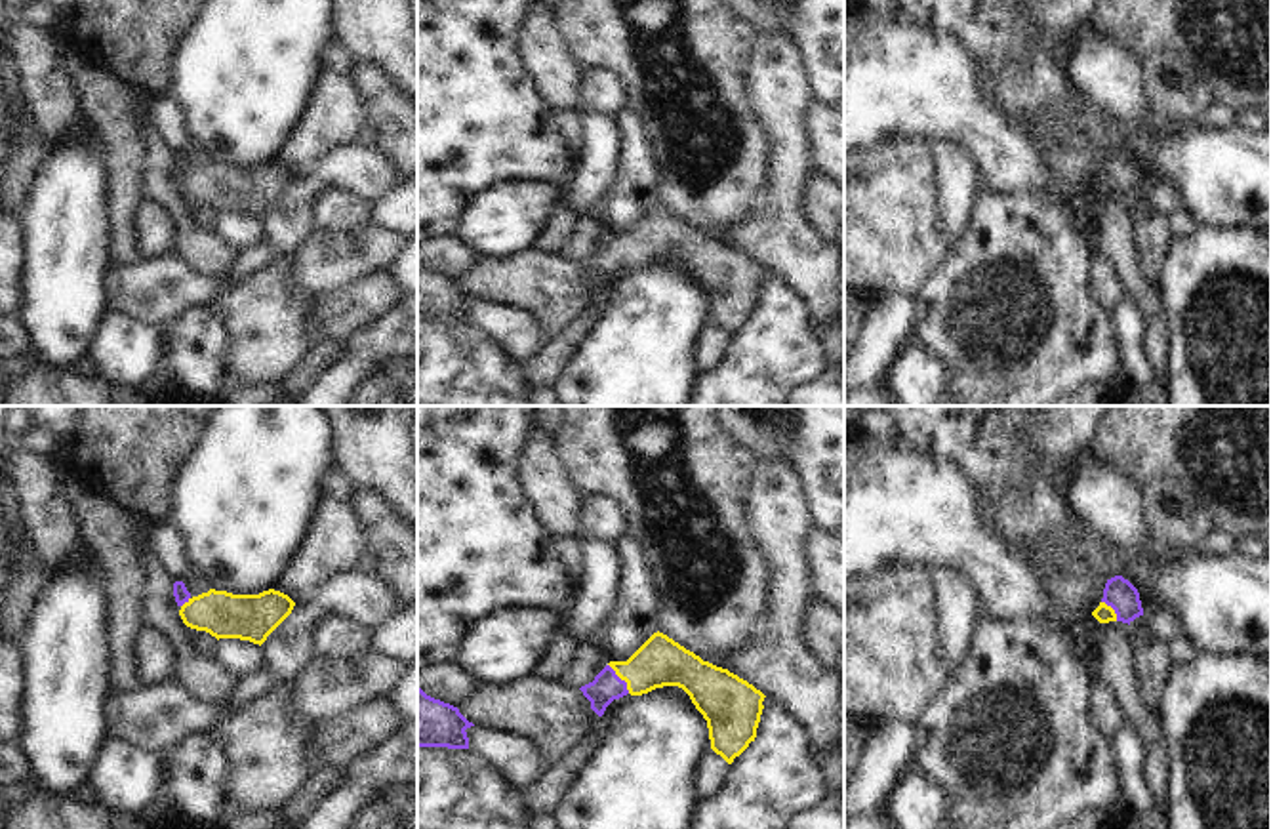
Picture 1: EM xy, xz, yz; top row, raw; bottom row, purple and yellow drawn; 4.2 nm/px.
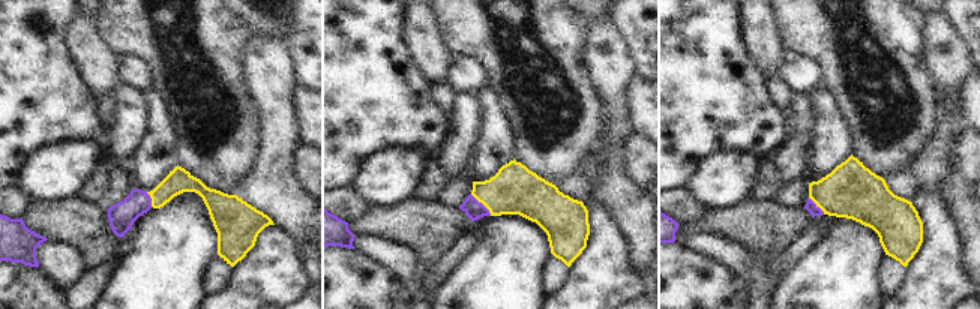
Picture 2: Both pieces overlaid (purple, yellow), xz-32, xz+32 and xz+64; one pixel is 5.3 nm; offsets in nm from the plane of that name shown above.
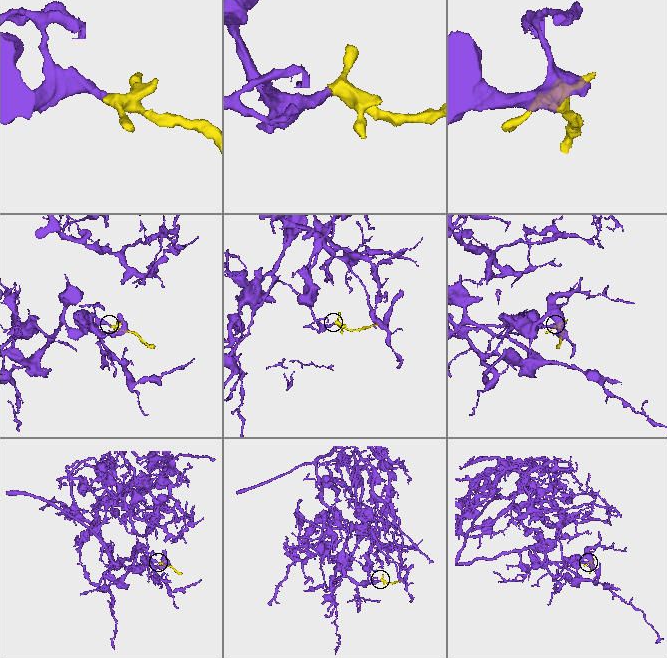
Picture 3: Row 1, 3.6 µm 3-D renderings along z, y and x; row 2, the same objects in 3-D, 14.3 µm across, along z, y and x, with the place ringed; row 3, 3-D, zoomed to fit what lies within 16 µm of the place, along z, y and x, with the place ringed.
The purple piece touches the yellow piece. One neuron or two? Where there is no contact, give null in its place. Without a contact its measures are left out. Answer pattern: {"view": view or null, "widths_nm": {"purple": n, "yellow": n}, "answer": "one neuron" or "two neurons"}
{"view": "xz", "widths_nm": {"purple": 130, "yellow": 220}, "answer": "one neuron"}

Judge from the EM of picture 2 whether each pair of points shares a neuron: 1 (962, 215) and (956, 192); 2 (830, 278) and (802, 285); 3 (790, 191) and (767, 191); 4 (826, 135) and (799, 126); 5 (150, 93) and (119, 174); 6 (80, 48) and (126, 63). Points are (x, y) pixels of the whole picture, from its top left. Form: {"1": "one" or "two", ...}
{"1": "one", "2": "one", "3": "two", "4": "two", "5": "two", "6": "two"}

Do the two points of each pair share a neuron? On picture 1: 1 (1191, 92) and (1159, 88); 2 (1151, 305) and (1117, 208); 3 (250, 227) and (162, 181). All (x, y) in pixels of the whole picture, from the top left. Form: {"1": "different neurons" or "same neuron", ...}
{"1": "same neuron", "2": "same neuron", "3": "different neurons"}

